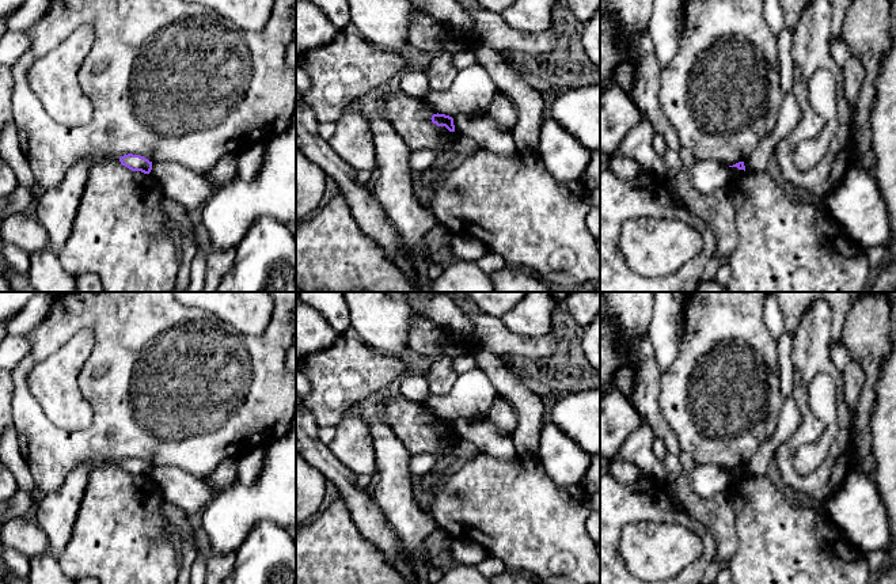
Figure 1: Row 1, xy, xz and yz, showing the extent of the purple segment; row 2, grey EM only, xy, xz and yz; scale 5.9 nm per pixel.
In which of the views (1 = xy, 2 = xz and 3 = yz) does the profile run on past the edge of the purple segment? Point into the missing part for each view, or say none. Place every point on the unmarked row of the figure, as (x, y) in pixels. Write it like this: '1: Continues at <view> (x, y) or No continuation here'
1: No continuation here
2: No continuation here
3: No continuation here

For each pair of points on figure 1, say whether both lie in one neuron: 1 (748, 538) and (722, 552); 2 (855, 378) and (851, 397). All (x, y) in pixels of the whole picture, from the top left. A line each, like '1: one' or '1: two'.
1: two
2: one

